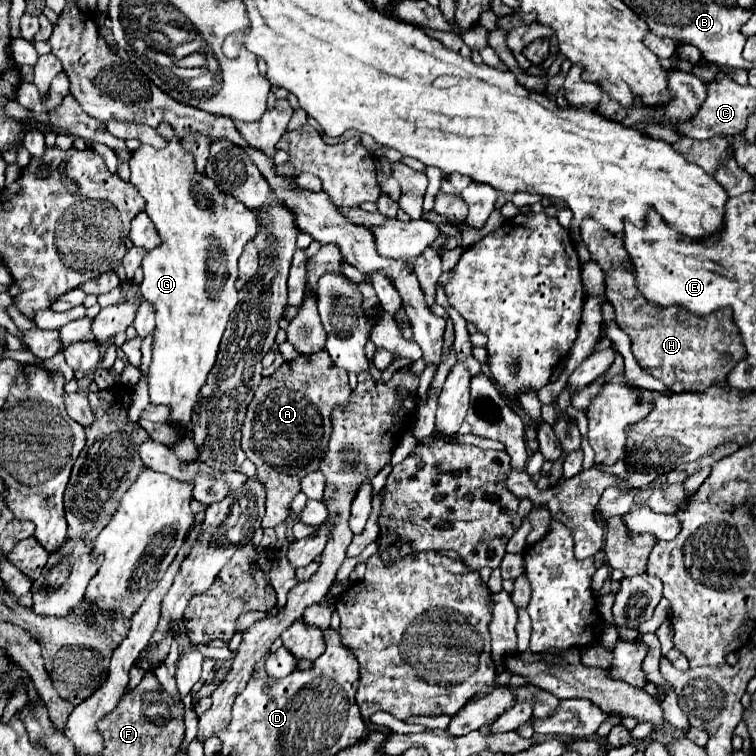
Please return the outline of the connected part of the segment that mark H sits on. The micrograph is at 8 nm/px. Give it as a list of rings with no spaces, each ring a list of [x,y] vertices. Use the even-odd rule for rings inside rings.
[[[586,220],[586,222],[588,222],[588,224],[584,224],[582,230],[588,230],[588,232],[582,232],[582,242],[586,244],[586,248],[588,248],[588,252],[590,252],[590,260],[594,260],[596,264],[600,264],[600,268],[606,272],[606,296],[608,296],[610,304],[612,304],[614,310],[616,310],[616,324],[618,324],[618,326],[620,326],[620,328],[630,336],[630,340],[632,340],[632,352],[634,352],[638,364],[642,366],[642,370],[648,372],[650,376],[662,380],[670,390],[676,390],[676,392],[680,392],[680,390],[696,390],[696,392],[700,392],[700,390],[708,388],[710,382],[714,382],[714,384],[724,384],[724,382],[726,382],[726,374],[734,368],[734,338],[732,338],[732,336],[734,336],[734,322],[732,322],[732,314],[730,314],[730,310],[728,310],[728,308],[718,310],[718,312],[714,312],[712,316],[708,316],[708,318],[712,318],[712,320],[716,320],[716,322],[706,322],[704,318],[700,318],[700,316],[696,316],[696,314],[690,314],[690,312],[684,312],[682,308],[676,308],[676,306],[656,308],[652,302],[644,300],[644,296],[642,296],[642,294],[638,292],[638,288],[636,288],[636,282],[634,282],[634,270],[630,268],[632,262],[630,262],[628,254],[626,254],[624,248],[622,248],[622,238],[618,238],[618,236],[612,234],[612,232],[606,232],[606,230],[600,228],[600,224],[596,224],[594,220]]]

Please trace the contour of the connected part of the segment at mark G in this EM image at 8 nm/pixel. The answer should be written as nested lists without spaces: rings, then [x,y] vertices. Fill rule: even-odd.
[[[158,124],[156,132],[166,138],[166,146],[162,150],[142,144],[130,156],[130,182],[146,200],[144,210],[162,238],[162,244],[150,250],[142,260],[144,280],[140,284],[142,296],[156,306],[156,336],[150,364],[150,402],[168,404],[172,408],[170,420],[174,424],[186,426],[190,432],[192,414],[200,400],[200,388],[216,360],[228,316],[238,302],[238,292],[234,288],[238,278],[238,258],[244,250],[244,244],[256,234],[256,216],[230,194],[224,194],[206,174],[196,172],[194,154],[184,150],[182,140],[176,136],[170,124]]]

